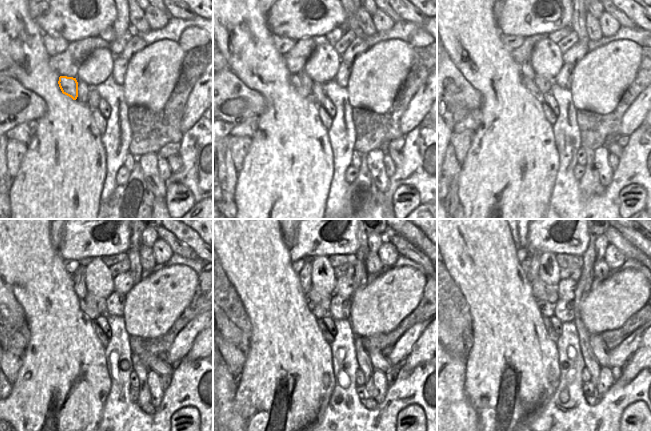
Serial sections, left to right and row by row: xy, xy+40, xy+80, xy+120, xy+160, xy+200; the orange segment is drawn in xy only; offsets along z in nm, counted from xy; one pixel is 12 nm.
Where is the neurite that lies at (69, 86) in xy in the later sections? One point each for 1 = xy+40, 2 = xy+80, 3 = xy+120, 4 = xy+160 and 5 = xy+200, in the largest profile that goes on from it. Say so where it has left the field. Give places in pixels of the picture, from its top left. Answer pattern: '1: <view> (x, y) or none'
1: xy+40 (294, 80)
2: xy+80 (530, 84)
3: xy+120 (91, 313)
4: xy+160 (319, 312)
5: xy+200 (547, 309)

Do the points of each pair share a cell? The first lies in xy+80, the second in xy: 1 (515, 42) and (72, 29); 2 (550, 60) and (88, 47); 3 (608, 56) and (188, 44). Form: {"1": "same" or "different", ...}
{"1": "different", "2": "different", "3": "different"}

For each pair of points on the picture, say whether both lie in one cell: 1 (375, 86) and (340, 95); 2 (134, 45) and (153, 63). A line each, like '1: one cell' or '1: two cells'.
1: two cells
2: two cells

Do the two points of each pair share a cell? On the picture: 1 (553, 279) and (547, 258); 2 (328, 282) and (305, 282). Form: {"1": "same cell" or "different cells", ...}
{"1": "same cell", "2": "different cells"}

